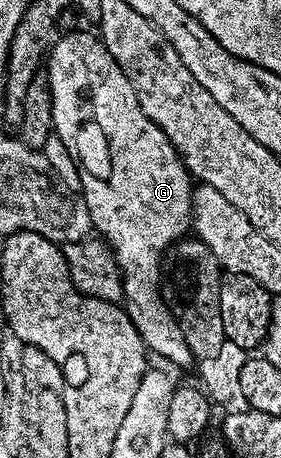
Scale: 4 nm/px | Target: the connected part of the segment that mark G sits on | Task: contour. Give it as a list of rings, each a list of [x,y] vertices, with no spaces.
[[[89,33],[58,36],[48,50],[47,80],[53,104],[53,133],[83,170],[79,186],[81,185],[81,193],[85,196],[84,212],[92,228],[94,225],[102,233],[100,236],[107,242],[112,258],[120,270],[123,308],[133,320],[133,326],[139,331],[146,350],[150,354],[158,353],[163,360],[185,369],[189,364],[194,364],[195,358],[193,352],[186,347],[177,321],[159,296],[157,264],[160,261],[162,264],[163,254],[170,246],[186,236],[185,225],[187,229],[187,222],[191,217],[191,174],[157,125],[143,115],[131,83],[114,63],[113,57],[105,49],[104,41],[94,34],[93,37]]]

